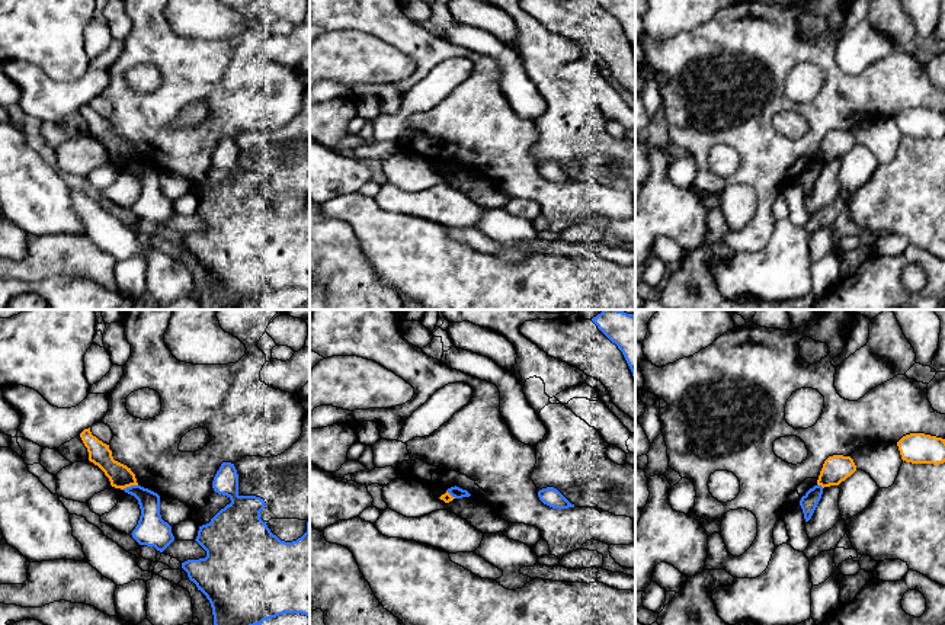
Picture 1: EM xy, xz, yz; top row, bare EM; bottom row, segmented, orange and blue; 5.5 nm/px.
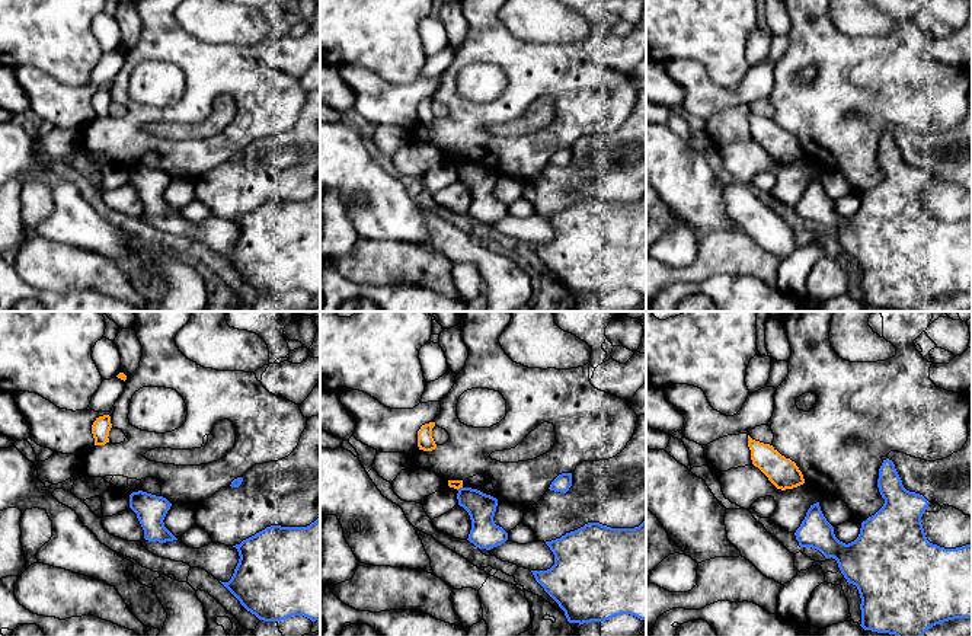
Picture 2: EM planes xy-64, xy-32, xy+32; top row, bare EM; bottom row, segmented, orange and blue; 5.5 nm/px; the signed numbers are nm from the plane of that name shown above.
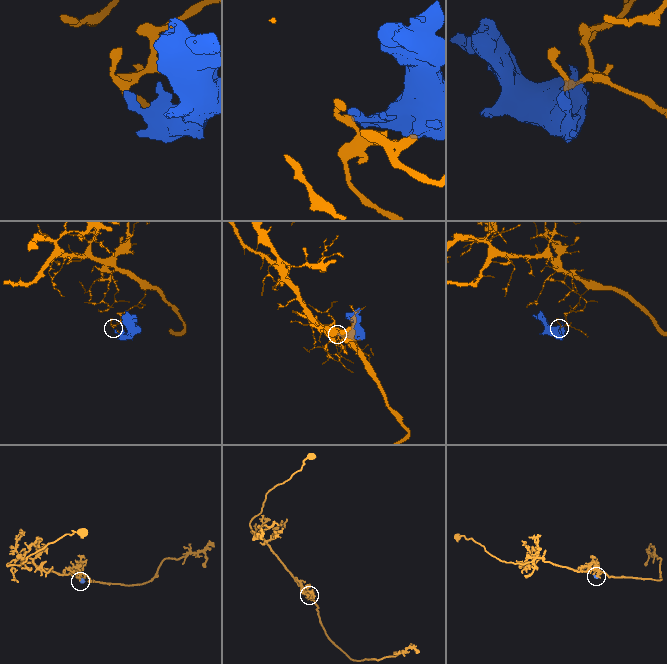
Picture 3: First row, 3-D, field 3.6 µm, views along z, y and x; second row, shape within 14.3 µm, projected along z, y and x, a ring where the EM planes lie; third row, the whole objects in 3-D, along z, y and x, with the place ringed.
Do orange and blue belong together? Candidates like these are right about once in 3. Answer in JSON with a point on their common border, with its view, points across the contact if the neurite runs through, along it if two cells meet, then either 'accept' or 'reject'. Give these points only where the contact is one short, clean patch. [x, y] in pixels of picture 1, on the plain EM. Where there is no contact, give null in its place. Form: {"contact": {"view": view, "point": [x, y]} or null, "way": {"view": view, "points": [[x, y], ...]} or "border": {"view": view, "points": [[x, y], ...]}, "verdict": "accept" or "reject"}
{"contact": {"view": "xy", "point": [130, 160]}, "border": {"view": "xy", "points": [[137, 159], [122, 163]]}, "verdict": "reject"}

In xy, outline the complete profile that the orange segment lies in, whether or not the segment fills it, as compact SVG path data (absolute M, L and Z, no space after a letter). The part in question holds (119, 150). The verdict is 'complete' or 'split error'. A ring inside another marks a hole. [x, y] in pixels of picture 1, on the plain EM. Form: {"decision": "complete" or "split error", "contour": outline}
{"decision": "complete", "contour": "M90 102L84 103L80 108L80 112L87 122L89 135L105 147L112 161L124 164L131 160L138 160L135 148L131 145L131 142L115 135L109 119L93 110Z"}

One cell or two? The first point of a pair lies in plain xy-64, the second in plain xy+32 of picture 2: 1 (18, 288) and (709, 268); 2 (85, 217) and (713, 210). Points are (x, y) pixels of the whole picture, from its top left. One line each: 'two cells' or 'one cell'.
1: two cells
2: one cell

